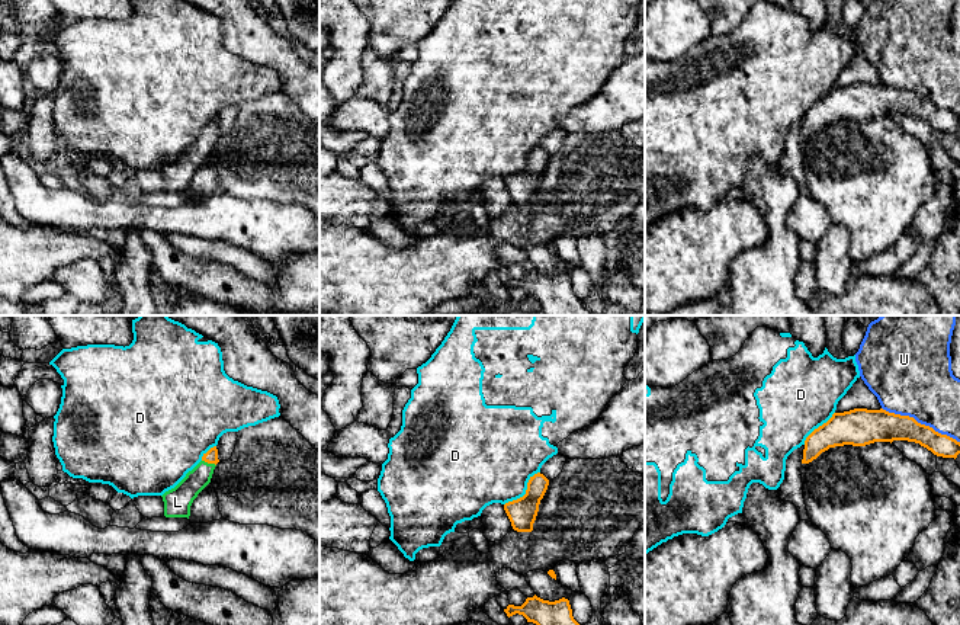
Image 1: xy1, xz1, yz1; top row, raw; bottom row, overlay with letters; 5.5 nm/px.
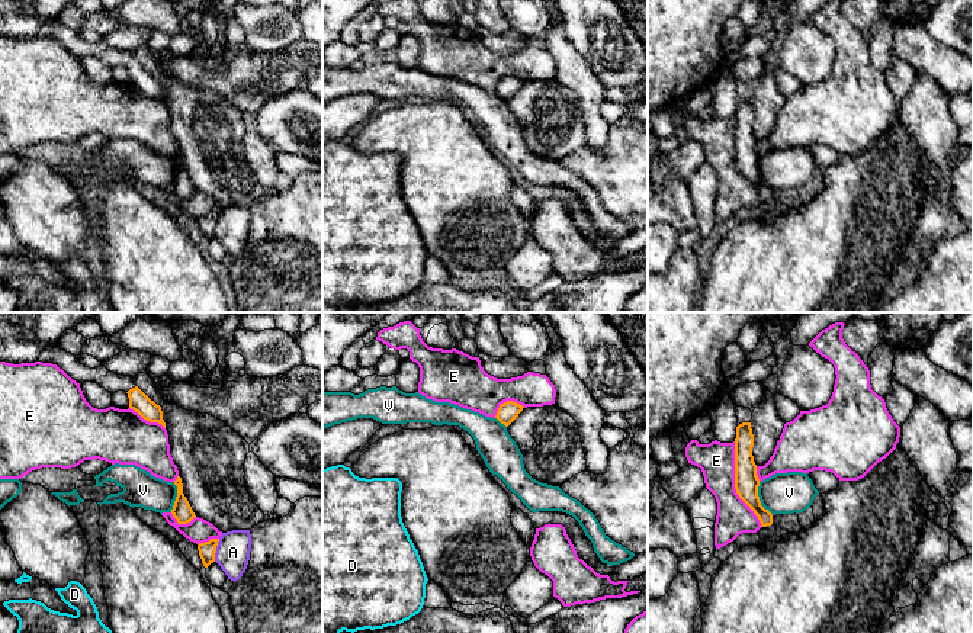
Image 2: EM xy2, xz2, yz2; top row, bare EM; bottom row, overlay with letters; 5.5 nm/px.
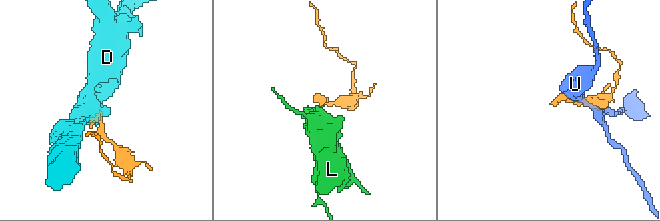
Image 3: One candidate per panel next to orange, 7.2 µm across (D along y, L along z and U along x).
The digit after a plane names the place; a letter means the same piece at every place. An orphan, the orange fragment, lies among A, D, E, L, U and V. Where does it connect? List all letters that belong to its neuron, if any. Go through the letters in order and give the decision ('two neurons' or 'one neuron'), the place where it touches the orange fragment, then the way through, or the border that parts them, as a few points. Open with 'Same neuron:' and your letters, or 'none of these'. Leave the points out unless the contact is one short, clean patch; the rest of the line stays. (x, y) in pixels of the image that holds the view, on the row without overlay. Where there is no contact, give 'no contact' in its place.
Same neuron: L
A: two neurons; contact xy2 (215, 225); border xy2 (220, 214), (214, 235)
D: two neurons; contact xz1 (526, 166)
E: two neurons; contact yz2 (735, 158)
L: one neuron; contact xy1 (209, 137); way xy1 (211, 131), (209, 137), (180, 172)
U: two neurons; contact yz1 (920, 98)
V: two neurons; contact yz2 (758, 174); border yz2 (758, 157), (758, 174), (773, 189)

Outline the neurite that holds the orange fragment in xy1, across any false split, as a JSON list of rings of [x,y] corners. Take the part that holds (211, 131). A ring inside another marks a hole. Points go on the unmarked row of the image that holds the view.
[[[216,121],[203,128],[202,135],[186,151],[161,172],[166,192],[187,192],[198,169],[211,157],[218,134]]]

